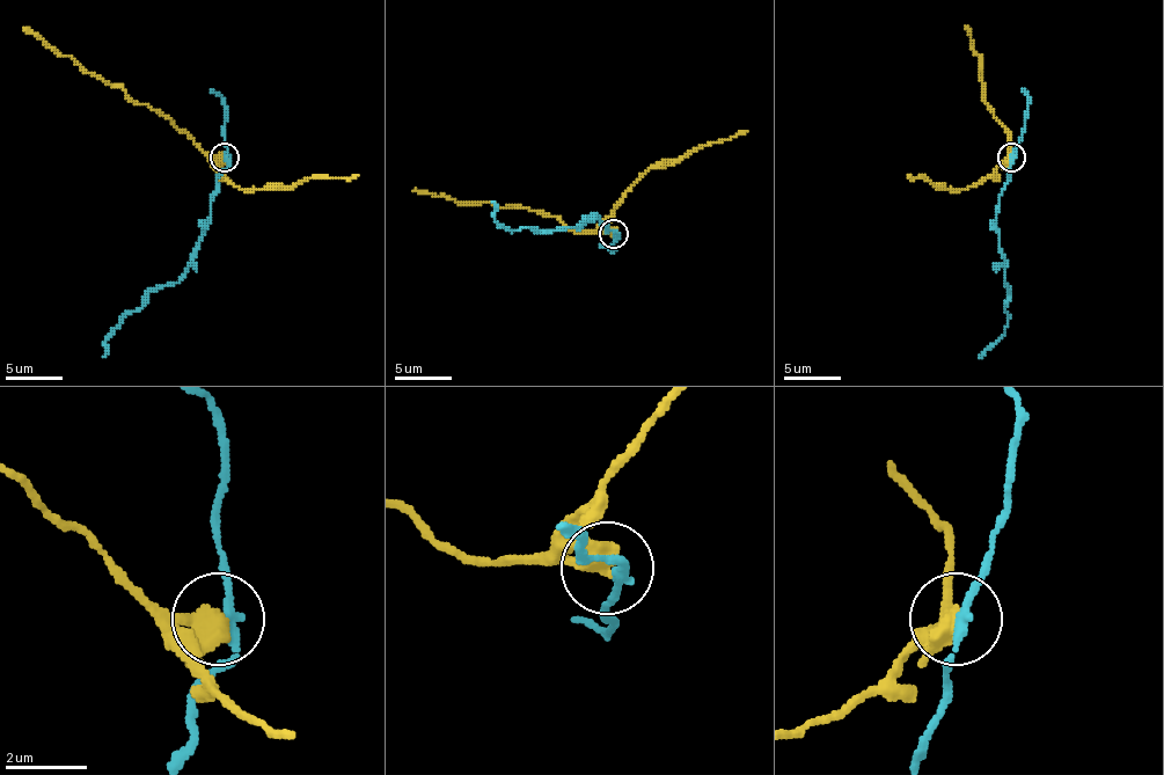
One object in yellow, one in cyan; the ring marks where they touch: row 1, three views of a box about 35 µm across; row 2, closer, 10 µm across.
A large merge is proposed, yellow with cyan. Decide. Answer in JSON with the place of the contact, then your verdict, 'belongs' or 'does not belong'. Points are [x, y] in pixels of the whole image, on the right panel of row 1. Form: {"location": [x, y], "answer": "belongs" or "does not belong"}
{"location": [1011, 156], "answer": "does not belong"}

